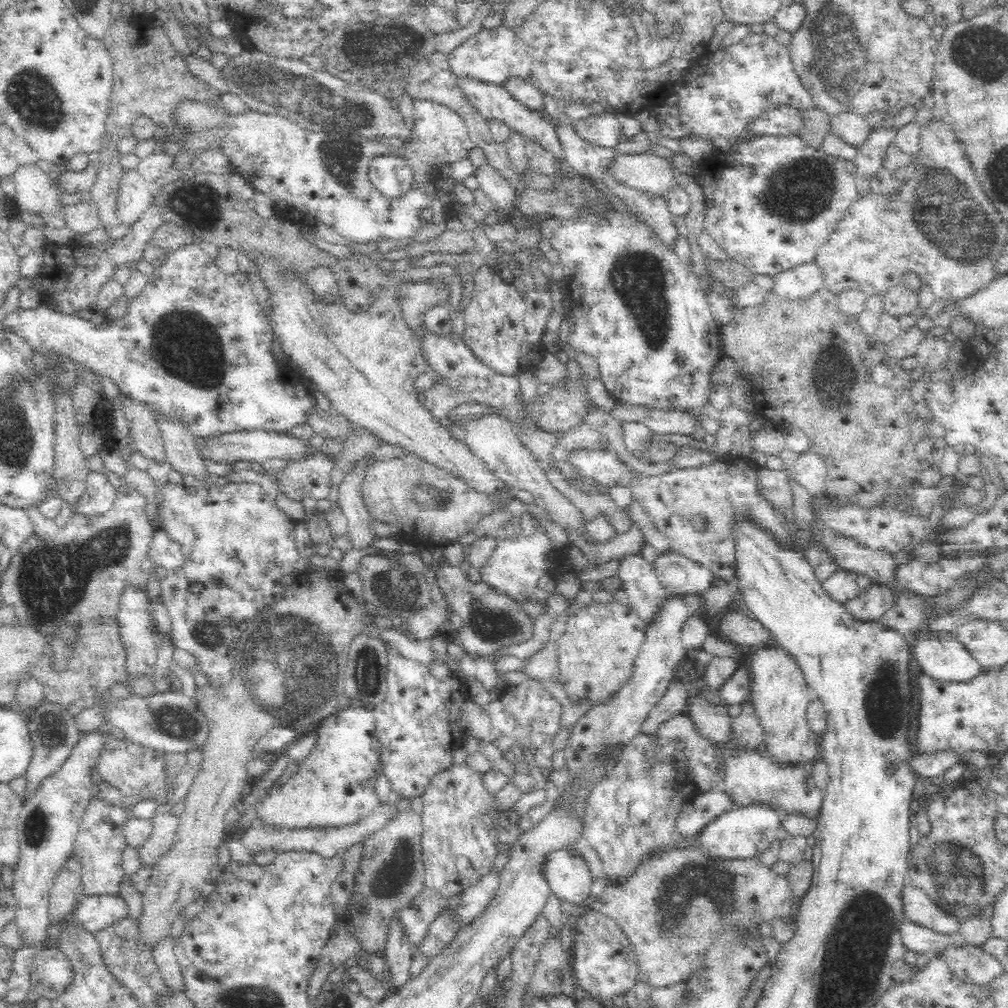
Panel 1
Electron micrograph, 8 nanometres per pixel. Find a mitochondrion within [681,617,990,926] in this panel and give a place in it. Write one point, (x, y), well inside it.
(885, 706)

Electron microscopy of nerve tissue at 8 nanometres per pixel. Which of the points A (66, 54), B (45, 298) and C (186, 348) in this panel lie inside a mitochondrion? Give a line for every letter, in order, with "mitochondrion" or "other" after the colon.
A: other
B: other
C: mitochondrion

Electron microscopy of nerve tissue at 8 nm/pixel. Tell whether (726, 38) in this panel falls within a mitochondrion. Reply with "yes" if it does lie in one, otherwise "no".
no

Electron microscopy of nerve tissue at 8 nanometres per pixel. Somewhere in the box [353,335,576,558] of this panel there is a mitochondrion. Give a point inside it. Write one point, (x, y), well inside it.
(422, 491)

